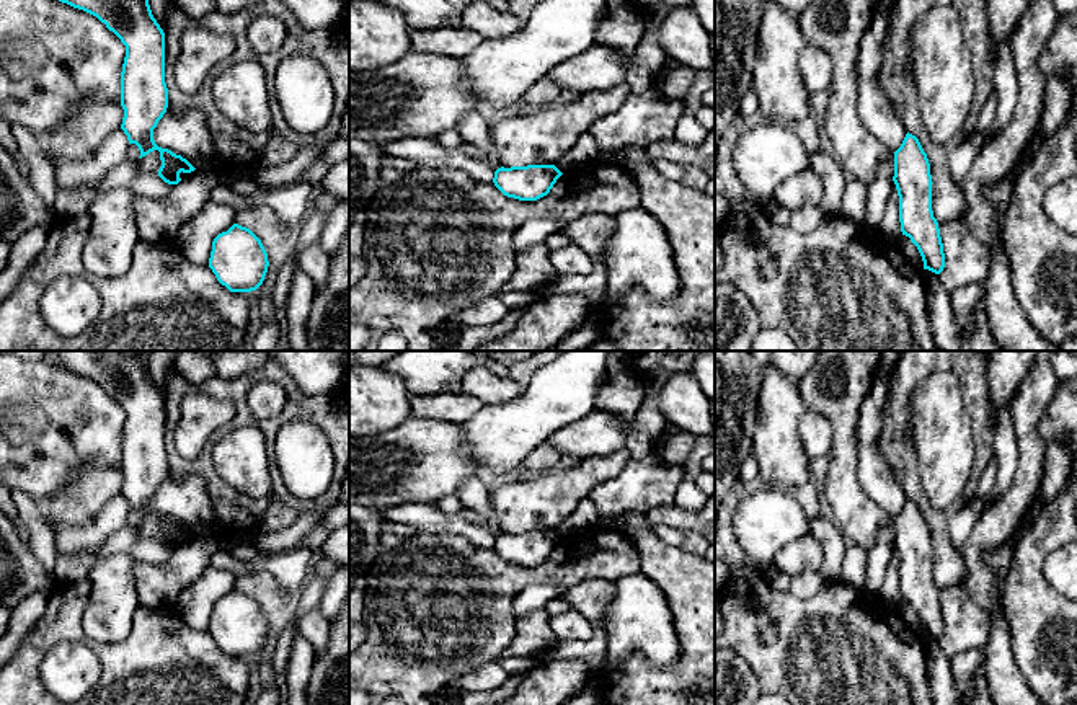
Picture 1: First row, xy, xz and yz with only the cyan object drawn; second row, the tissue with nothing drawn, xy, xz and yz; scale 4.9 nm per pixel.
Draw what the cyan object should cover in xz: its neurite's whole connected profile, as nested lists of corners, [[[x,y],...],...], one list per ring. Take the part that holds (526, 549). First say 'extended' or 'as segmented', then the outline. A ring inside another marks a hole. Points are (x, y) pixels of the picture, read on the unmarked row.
as segmented; [[[555,530],[501,532],[493,548],[507,563],[537,566],[550,558],[561,540]]]

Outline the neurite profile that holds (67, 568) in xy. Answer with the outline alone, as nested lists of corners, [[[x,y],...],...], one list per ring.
[[[57,555],[55,561],[55,576],[59,583],[72,583],[72,581],[82,581],[86,579],[91,568],[95,565],[95,560],[90,555]]]

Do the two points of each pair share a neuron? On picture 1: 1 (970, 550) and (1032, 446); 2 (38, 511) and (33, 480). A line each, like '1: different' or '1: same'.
1: same
2: different

